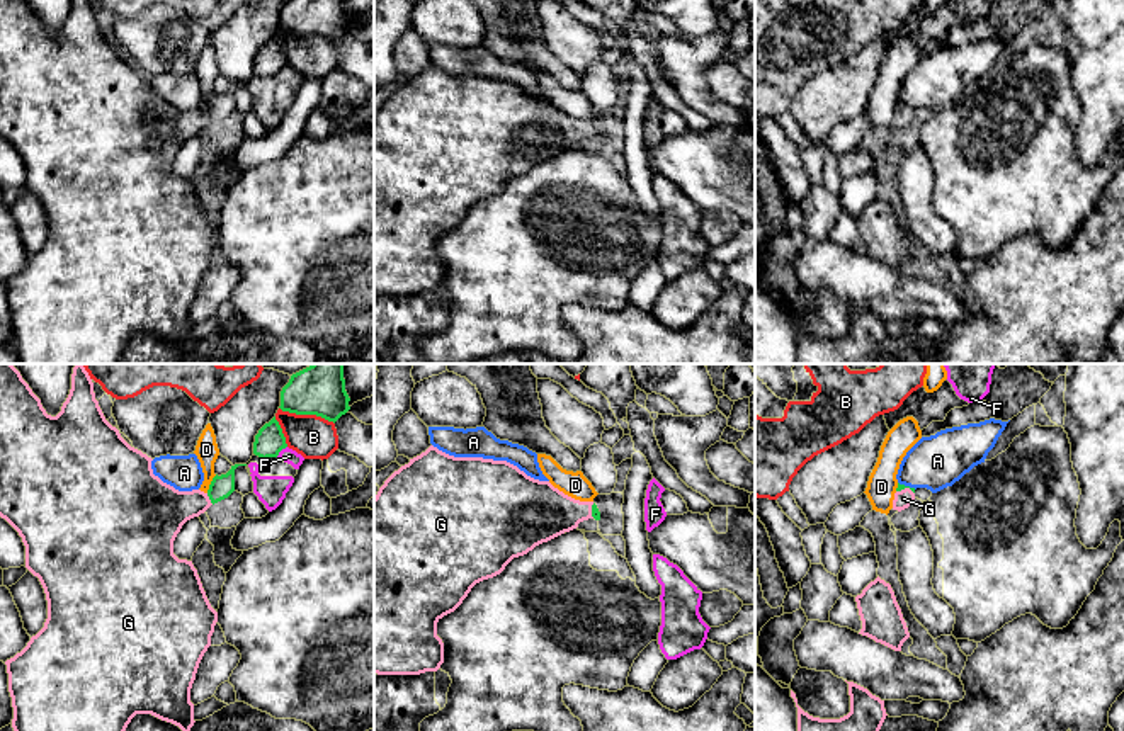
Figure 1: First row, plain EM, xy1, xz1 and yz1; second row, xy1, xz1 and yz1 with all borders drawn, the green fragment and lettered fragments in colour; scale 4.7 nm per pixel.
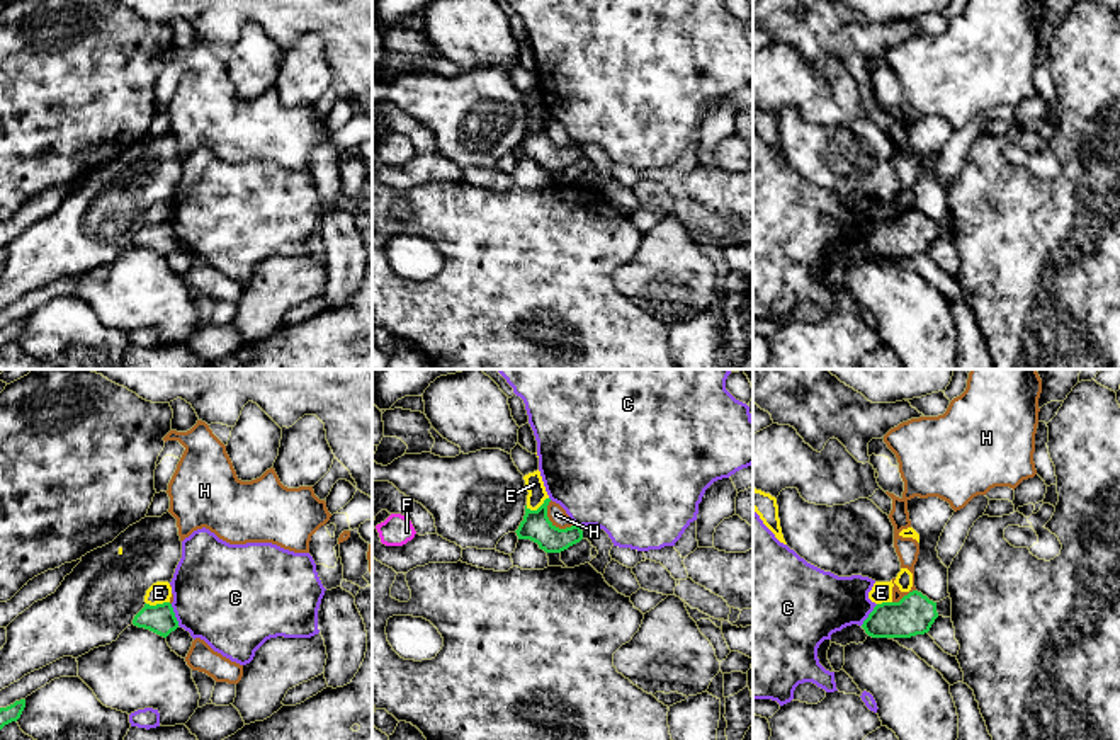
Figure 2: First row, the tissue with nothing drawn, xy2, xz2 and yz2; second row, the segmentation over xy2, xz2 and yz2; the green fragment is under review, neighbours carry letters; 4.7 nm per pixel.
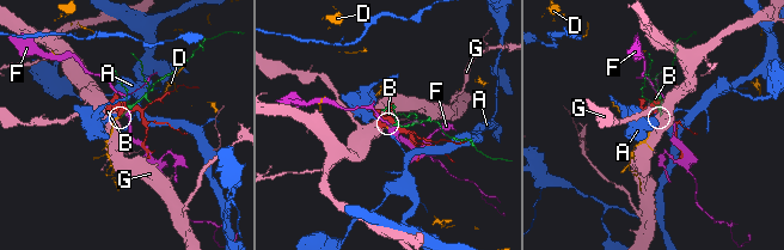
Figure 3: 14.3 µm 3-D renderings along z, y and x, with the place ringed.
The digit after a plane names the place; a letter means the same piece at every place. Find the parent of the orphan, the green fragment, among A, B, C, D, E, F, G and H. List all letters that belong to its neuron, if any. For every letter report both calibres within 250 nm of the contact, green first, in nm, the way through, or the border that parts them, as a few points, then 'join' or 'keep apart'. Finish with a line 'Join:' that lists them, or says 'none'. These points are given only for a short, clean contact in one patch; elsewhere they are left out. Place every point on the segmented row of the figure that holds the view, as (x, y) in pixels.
A: 30/260 nm | along yz1 (898, 481), (915, 488) | keep apart
B: 240/200 nm | keep apart
C: 140/460 nm | keep apart
D: 110/110 nm | along xy1 (216, 475), (206, 492) | keep apart
E: 140/90 nm | along xz2 (548, 497), (536, 509), (526, 507) | keep apart
F: 140/70 nm | keep apart
G: 110/260 nm | across xy1 (221, 487), (210, 498), (158, 510) | join
H: 140/90 nm | along xz2 (549, 500), (548, 518), (560, 528), (570, 528) | keep apart
Join: G

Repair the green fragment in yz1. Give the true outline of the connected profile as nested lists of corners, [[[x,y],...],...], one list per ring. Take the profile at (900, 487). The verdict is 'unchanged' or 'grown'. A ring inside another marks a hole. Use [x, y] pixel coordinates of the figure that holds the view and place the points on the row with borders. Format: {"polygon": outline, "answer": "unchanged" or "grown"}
{"polygon": [[[898,483],[894,500],[893,500],[893,510],[901,512],[901,510],[908,508],[913,500],[915,500],[915,488]]], "answer": "grown"}

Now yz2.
{"polygon": [[[913,590],[899,602],[877,604],[862,628],[872,638],[911,638],[928,633],[936,618],[936,602]]], "answer": "unchanged"}

